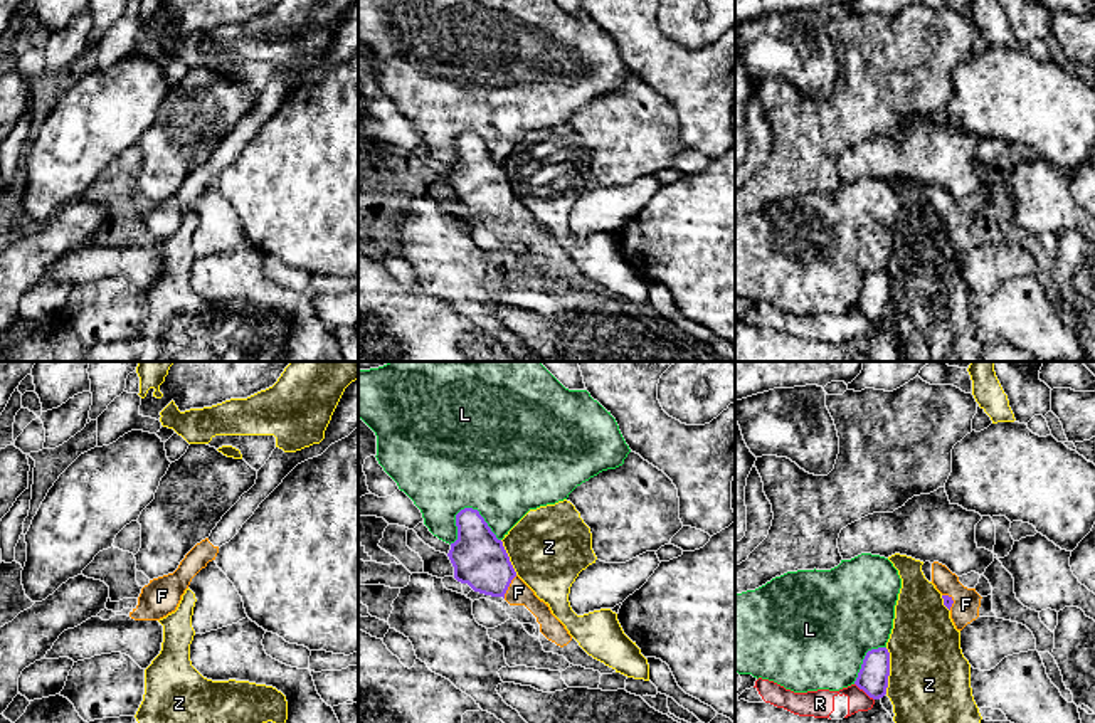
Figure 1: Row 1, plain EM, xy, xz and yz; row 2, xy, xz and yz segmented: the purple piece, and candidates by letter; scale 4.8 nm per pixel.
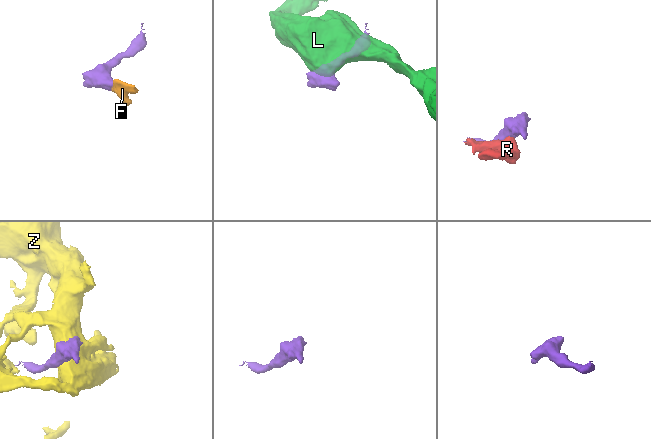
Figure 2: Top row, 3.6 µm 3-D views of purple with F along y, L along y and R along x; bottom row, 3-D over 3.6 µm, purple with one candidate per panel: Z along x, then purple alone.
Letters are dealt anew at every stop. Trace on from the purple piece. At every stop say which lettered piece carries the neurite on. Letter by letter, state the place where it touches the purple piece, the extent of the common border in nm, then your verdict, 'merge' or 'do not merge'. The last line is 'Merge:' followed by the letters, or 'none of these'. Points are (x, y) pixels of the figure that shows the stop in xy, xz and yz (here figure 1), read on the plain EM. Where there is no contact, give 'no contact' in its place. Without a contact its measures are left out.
F: meets purple in xz at (508, 209); contact 130 nm long; merge
L: meets purple in xz at (480, 138); contact 260 nm long; do not merge
R: meets purple in yz at (865, 315); contact 130 nm long; do not merge
Z: meets purple in yz at (888, 295); contact 220 nm long; do not merge
Merge: F

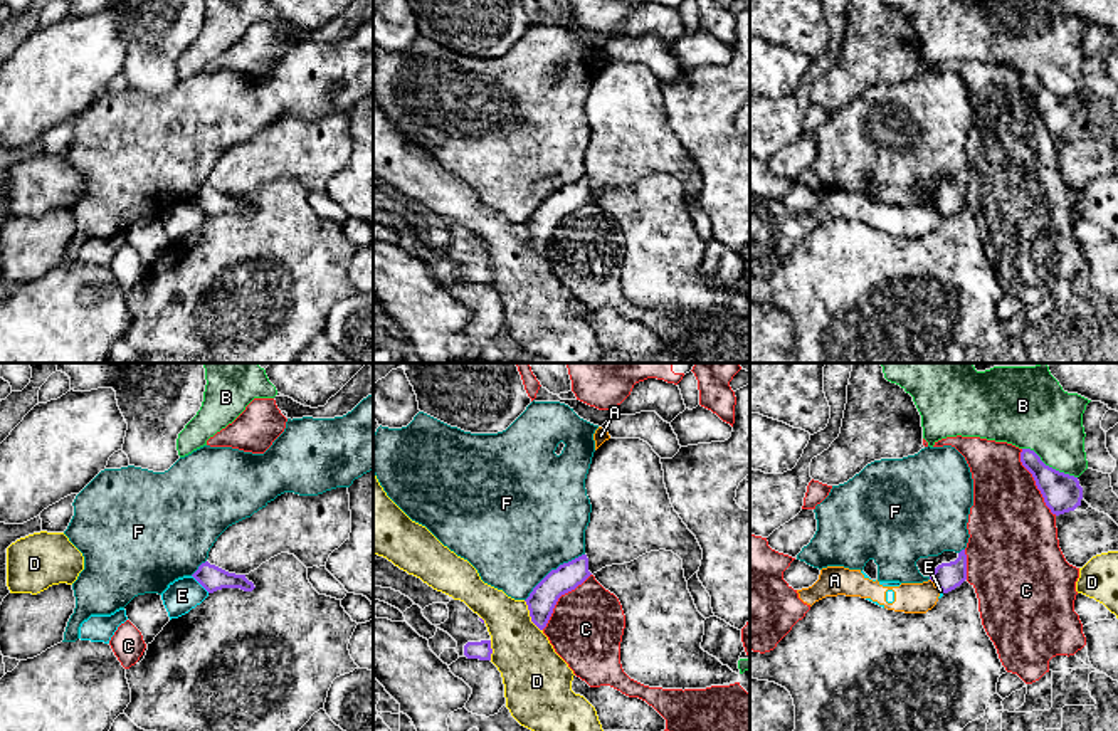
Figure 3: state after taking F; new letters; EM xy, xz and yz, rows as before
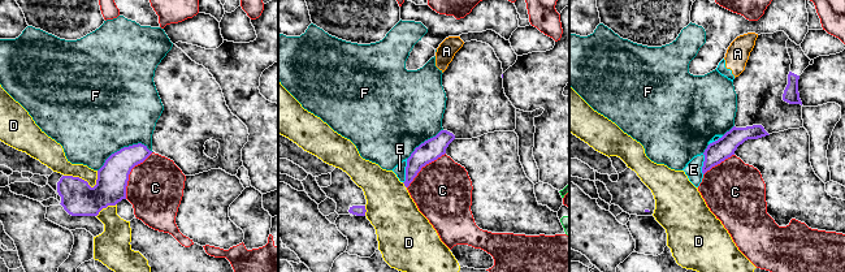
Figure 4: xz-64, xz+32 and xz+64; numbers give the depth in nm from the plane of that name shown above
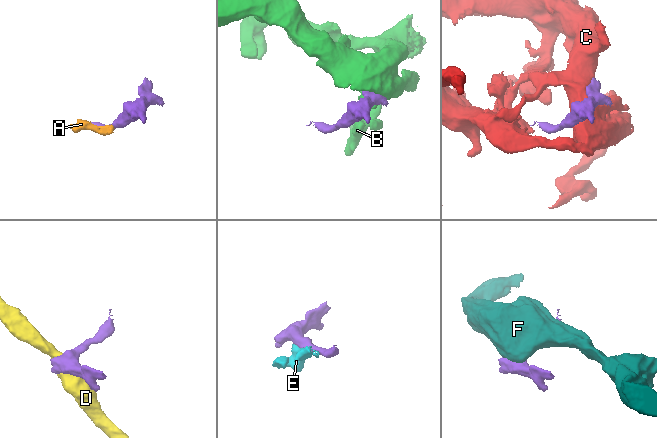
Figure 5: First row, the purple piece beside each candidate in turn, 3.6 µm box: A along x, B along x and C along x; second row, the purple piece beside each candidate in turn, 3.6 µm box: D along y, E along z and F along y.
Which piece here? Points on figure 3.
A: meets purple in yz at (935, 209); contact 80 nm long; do not merge
B: meets purple in yz at (1048, 89); contact 300 nm long; do not merge
C: meets purple in yz at (1036, 106); contact 360 nm long; do not merge
D: meets purple in xz at (530, 239); contact 180 nm long; do not merge
E: meets purple in xy at (200, 207); contact 120 nm long; do not merge
F: meets purple in xz at (552, 194); contact 360 nm long; do not merge
Merge: none of these

